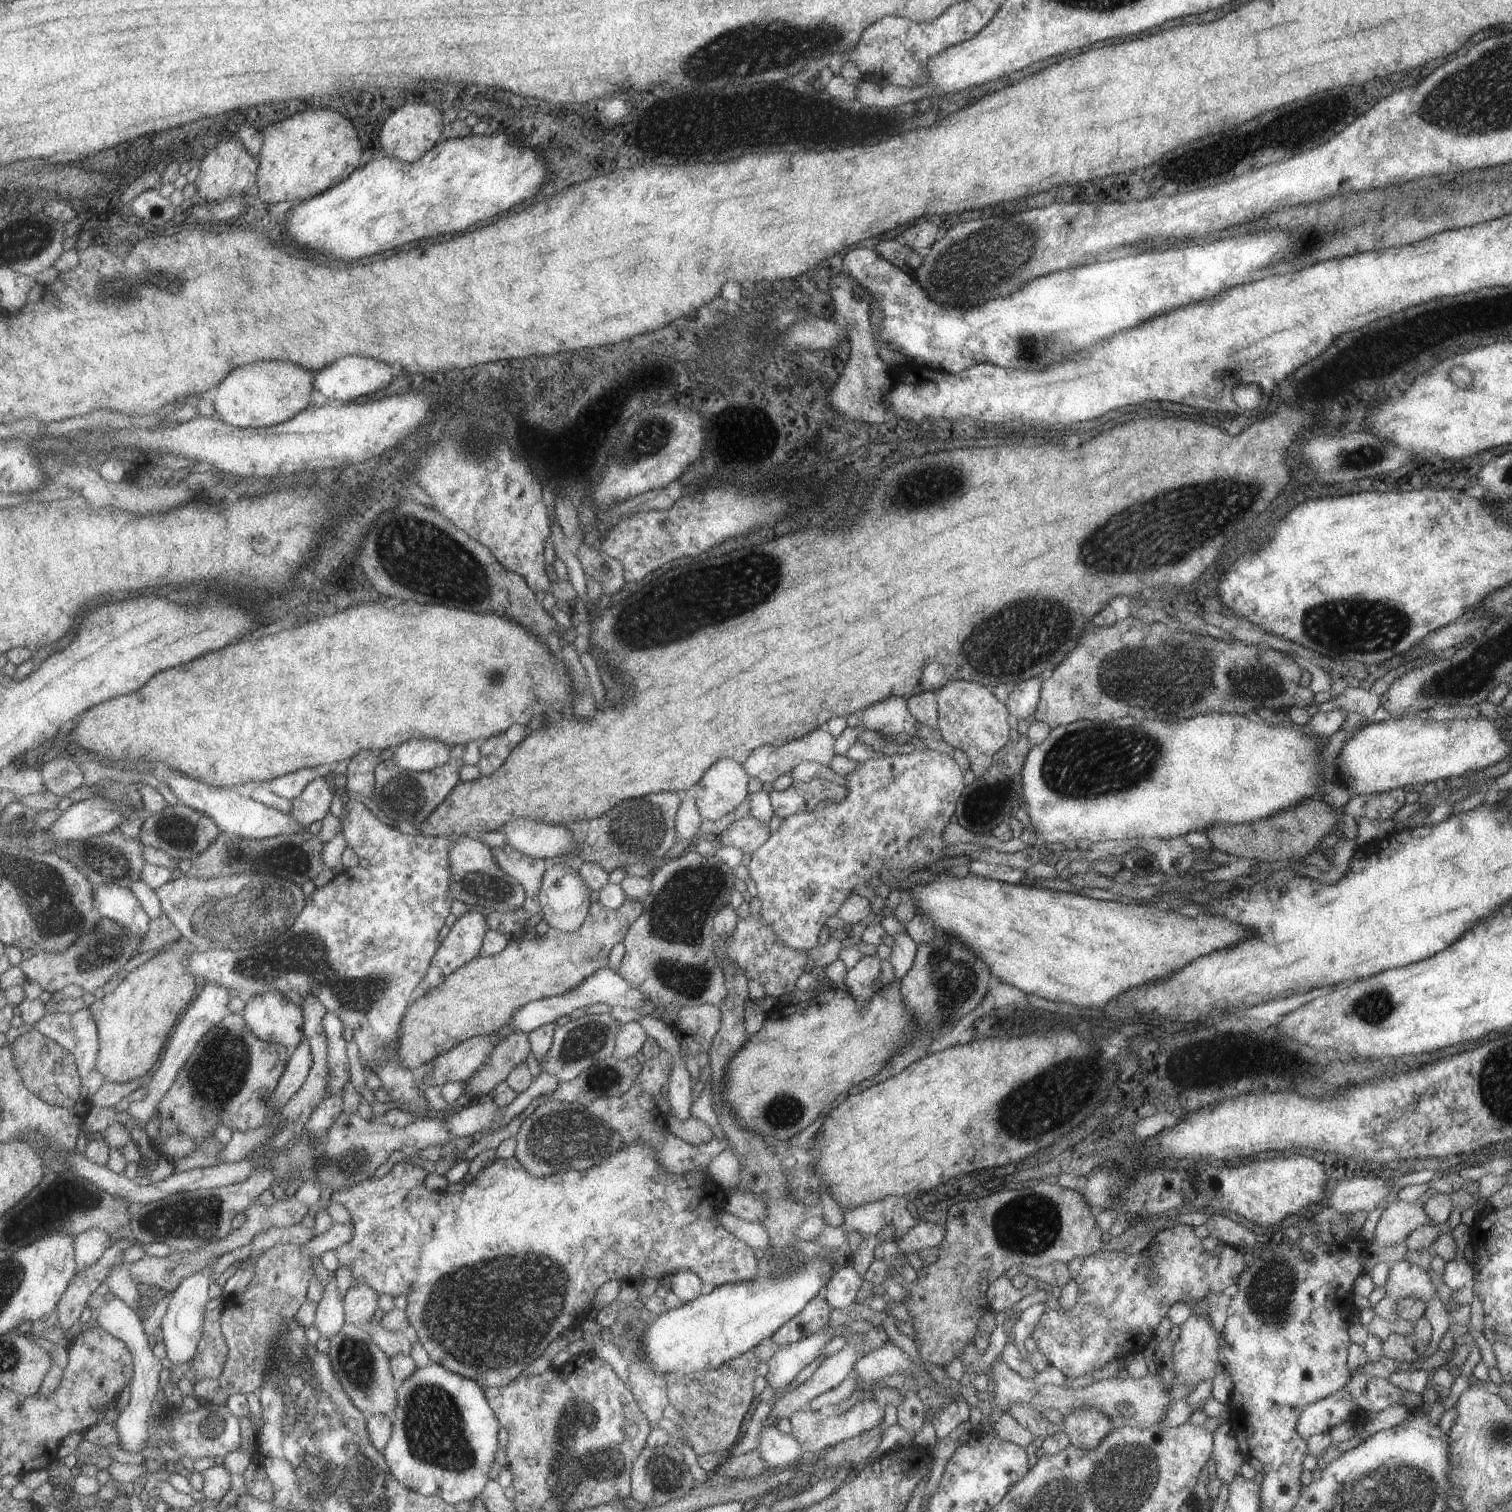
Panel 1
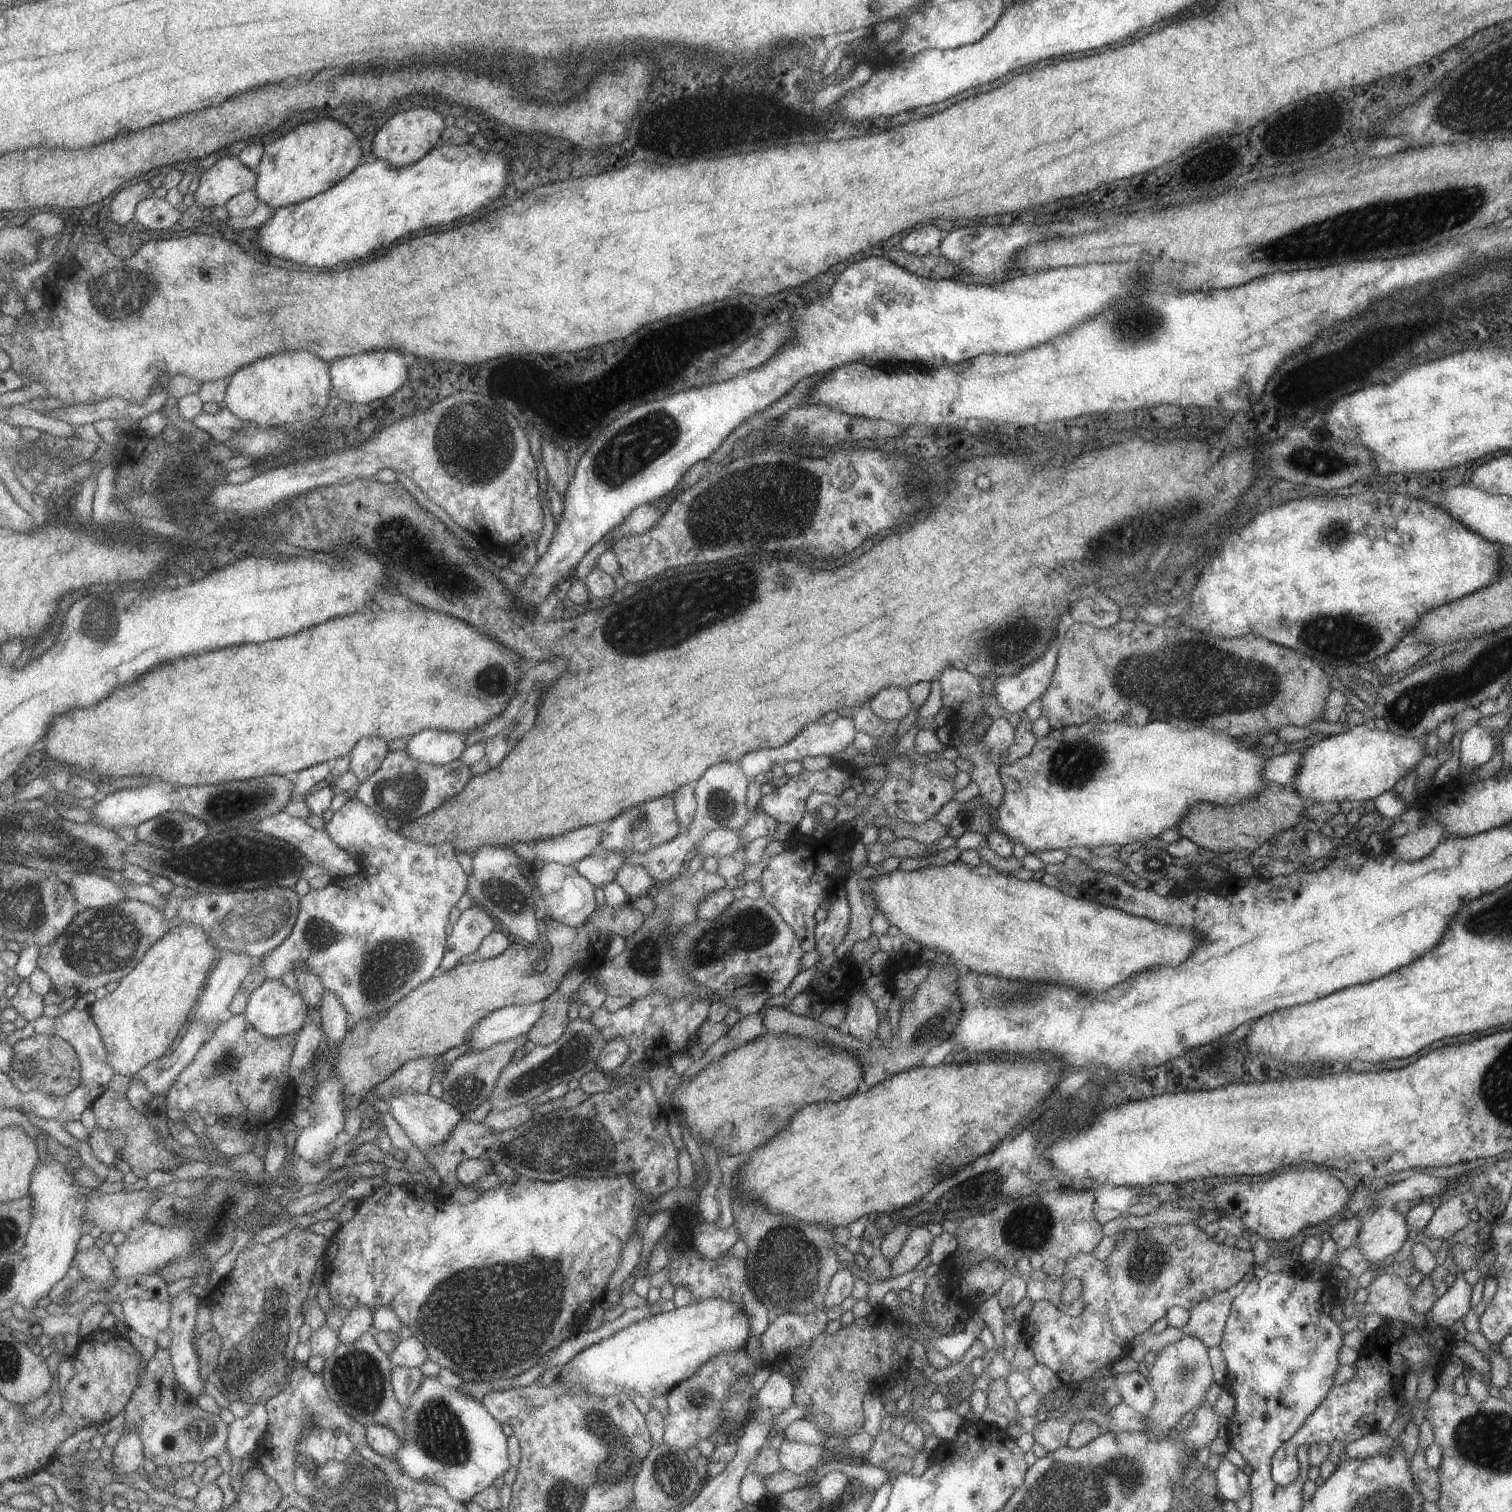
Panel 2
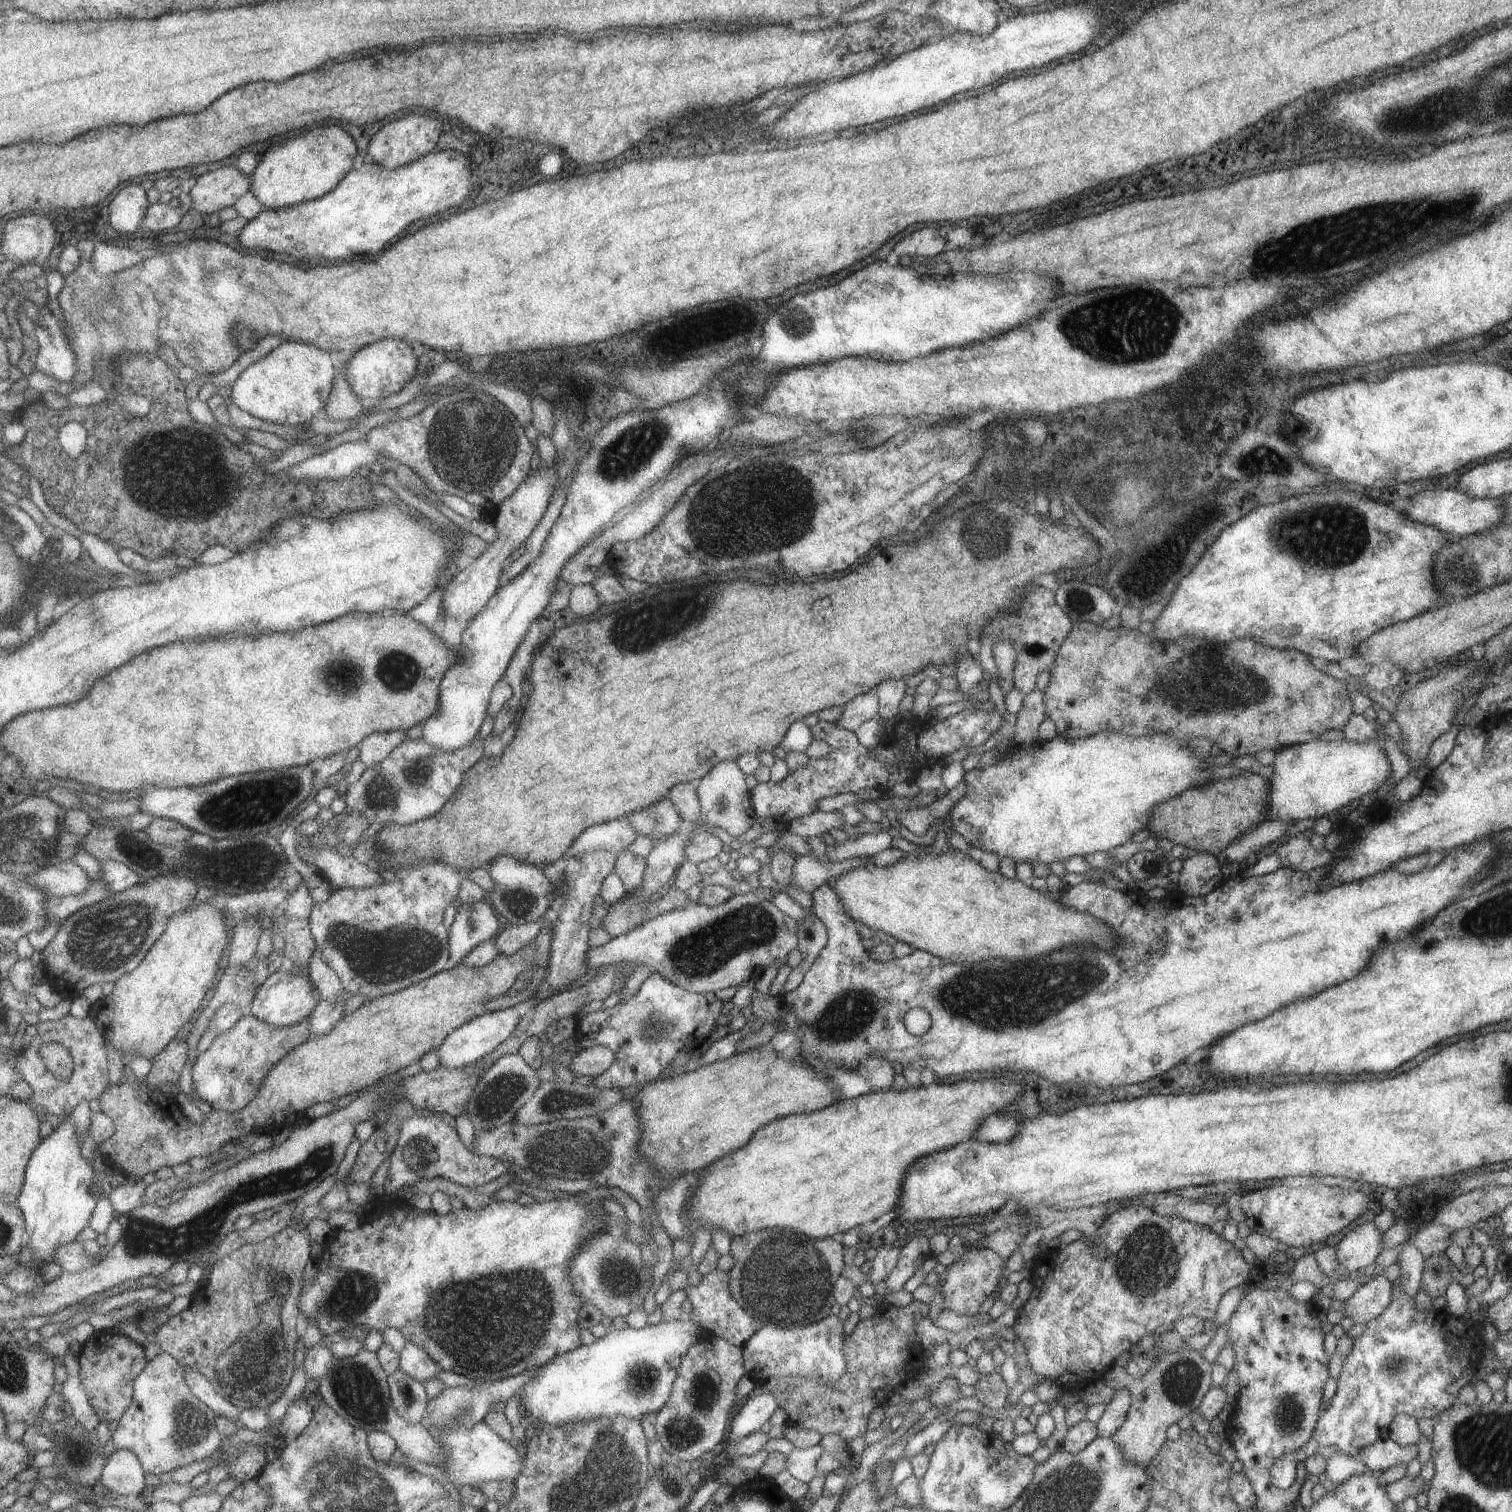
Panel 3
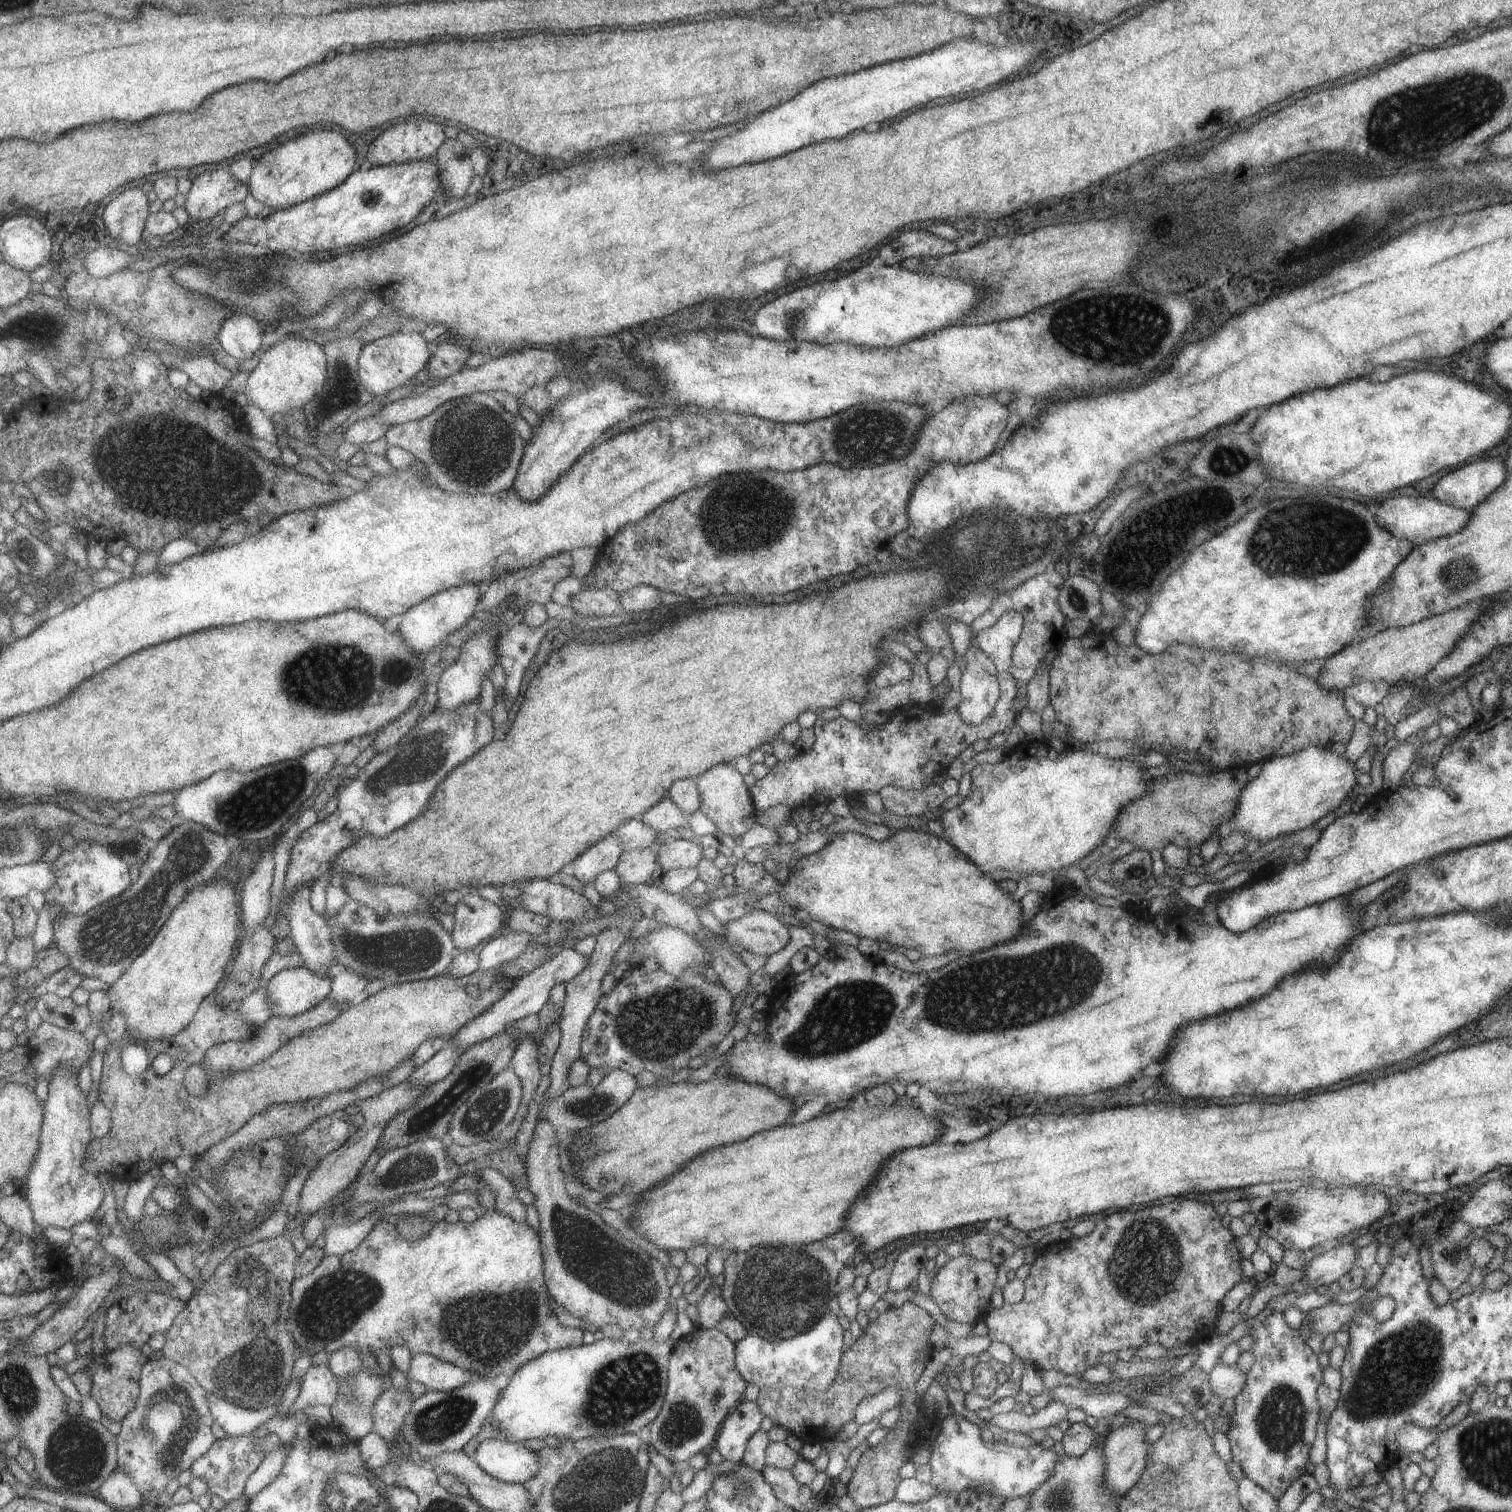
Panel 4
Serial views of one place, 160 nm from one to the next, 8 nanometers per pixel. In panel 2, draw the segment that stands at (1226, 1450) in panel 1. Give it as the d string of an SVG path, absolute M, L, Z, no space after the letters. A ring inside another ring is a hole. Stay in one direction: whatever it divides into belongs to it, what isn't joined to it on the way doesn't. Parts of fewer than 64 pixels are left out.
M1224 1455L1214 1475L1216 1489L1225 1501L1236 1503L1247 1492L1250 1492L1249 1473L1245 1469L1235 1467L1231 1462L1227 1461Z

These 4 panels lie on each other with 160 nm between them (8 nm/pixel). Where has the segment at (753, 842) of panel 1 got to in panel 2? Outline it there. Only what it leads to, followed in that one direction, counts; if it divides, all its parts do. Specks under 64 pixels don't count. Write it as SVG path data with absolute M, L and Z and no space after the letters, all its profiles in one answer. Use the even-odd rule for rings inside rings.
M718 828L709 831L695 846L694 853L699 857L721 858L725 855L731 855L739 847L746 846L740 838L740 830L732 831L726 828Z

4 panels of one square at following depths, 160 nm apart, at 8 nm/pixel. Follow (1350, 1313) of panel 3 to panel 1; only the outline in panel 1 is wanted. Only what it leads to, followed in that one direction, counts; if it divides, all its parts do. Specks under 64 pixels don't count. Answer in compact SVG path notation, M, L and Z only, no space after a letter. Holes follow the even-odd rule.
M1405 1260L1390 1264L1384 1288L1385 1296L1395 1303L1404 1296L1412 1296L1427 1304L1436 1293L1427 1273Z

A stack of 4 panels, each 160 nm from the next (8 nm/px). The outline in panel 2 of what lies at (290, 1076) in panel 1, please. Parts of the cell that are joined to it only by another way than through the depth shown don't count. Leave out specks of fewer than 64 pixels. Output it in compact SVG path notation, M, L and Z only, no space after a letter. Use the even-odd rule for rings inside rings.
M312 1022L304 1024L298 1030L295 1034L294 1049L289 1059L289 1066L293 1075L309 1065L309 1062L314 1057L317 1044L321 1042L323 1036L326 1036L326 1034L322 1027L315 1026Z

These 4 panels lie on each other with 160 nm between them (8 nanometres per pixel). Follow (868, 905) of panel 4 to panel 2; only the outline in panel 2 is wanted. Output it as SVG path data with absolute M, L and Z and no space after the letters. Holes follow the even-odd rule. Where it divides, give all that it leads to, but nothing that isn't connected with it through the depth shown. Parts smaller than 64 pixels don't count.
M956 860L942 866L927 865L912 871L897 868L889 873L873 876L870 887L870 895L874 900L874 910L877 909L877 912L881 912L883 918L890 925L898 928L899 934L911 938L922 948L933 950L936 955L945 955L948 959L960 964L962 968L971 969L981 974L995 974L995 976L1003 976L1003 978L1017 978L1017 980L1025 978L1025 980L1037 980L1037 982L1039 980L1055 980L1055 982L1063 982L1063 984L1071 984L1071 986L1081 986L1083 990L1101 992L1101 990L1107 990L1113 984L1121 982L1129 974L1139 972L1143 968L1161 966L1161 964L1177 966L1181 962L1181 956L1191 954L1191 950L1197 946L1197 942L1202 940L1194 930L1188 931L1186 928L1163 925L1161 922L1156 923L1145 917L1131 916L1119 909L1106 907L1083 898L1074 899L1055 887L1043 885L1039 880L1022 881L1009 874L997 872L994 867L982 862L977 866L971 866L963 861Z

